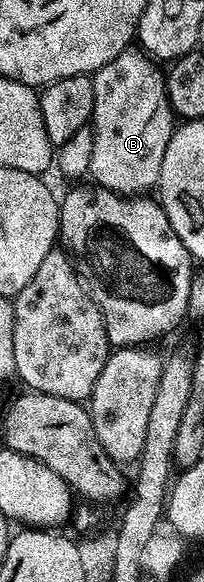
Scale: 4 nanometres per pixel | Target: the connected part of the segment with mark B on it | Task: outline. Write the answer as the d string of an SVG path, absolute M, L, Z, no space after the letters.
M142 49L122 51L109 65L105 65L93 75L93 113L90 128L93 137L93 161L90 178L98 186L115 191L118 195L139 197L156 186L161 173L161 161L165 161L165 149L177 126L177 116L171 110L167 96L165 71L156 60Z

